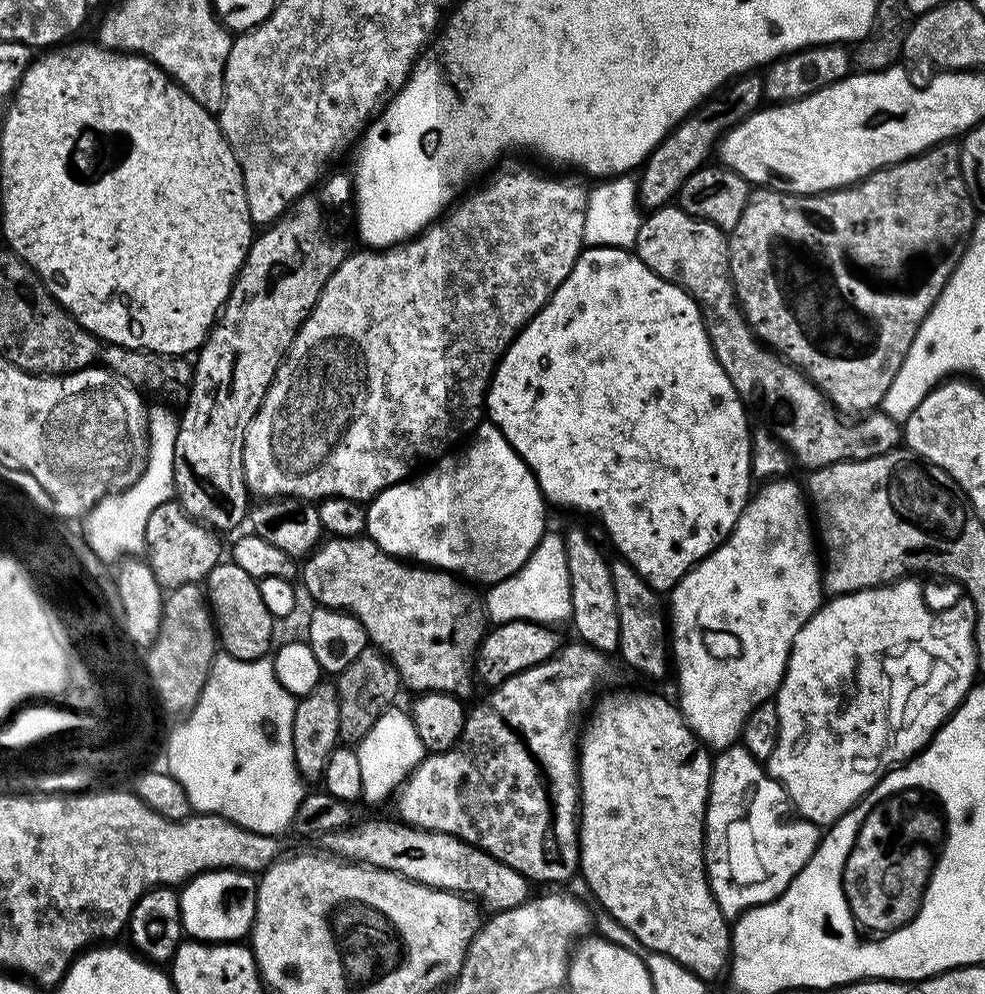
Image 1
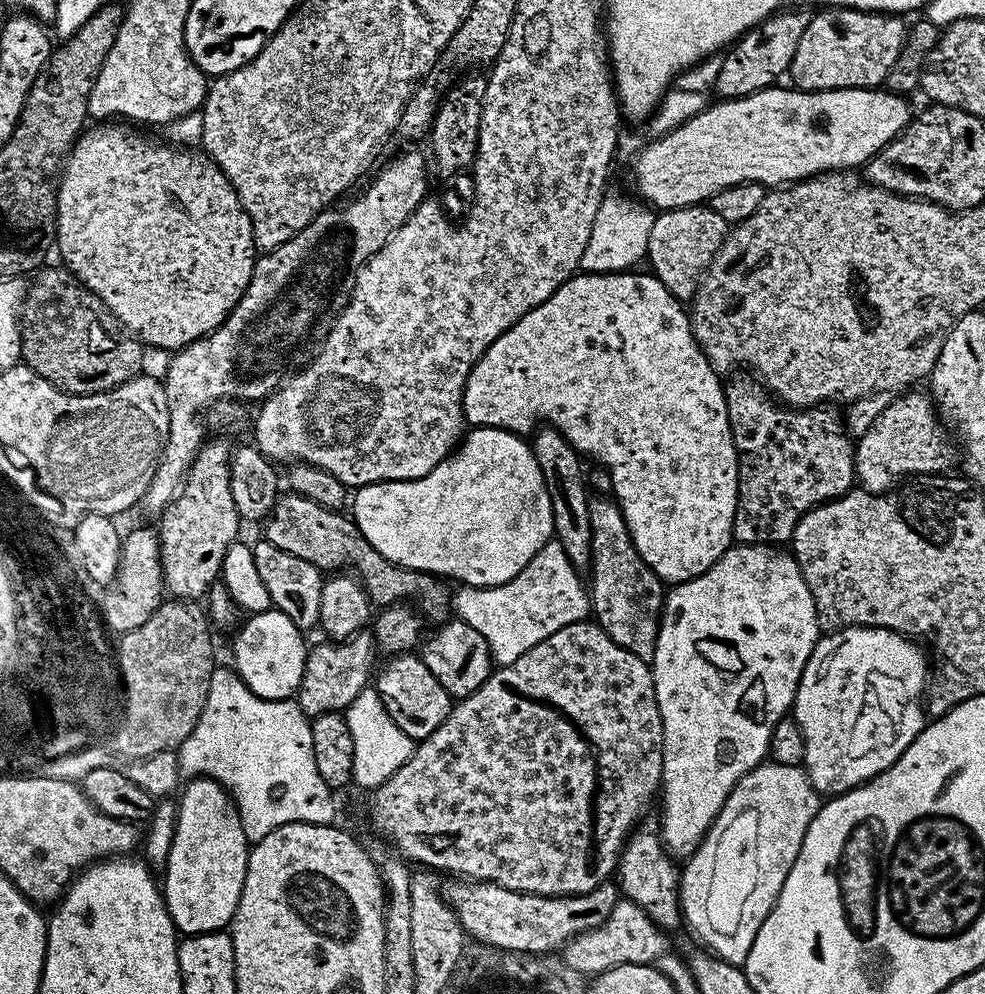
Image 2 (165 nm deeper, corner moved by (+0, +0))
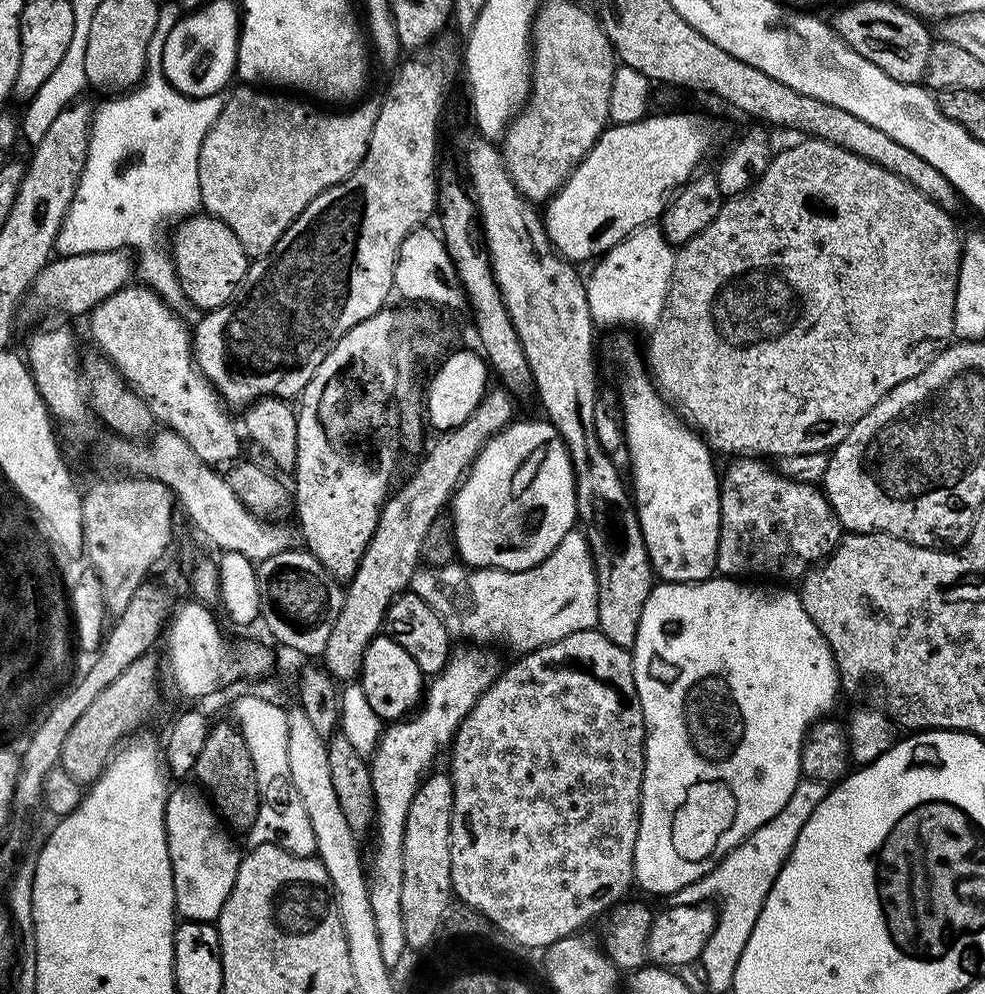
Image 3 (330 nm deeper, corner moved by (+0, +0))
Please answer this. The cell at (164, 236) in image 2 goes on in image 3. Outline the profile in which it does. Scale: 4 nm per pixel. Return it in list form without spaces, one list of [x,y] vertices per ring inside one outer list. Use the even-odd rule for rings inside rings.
[[[193,214],[181,219],[175,225],[176,233],[171,233],[170,255],[176,266],[182,290],[202,310],[221,308],[235,297],[244,283],[250,258],[244,253],[242,242],[220,220],[207,214]]]

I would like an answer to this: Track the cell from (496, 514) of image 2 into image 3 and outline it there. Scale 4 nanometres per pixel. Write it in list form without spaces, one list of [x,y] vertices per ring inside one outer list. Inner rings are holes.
[[[517,419],[491,436],[484,449],[476,455],[476,461],[468,469],[468,475],[460,481],[450,501],[456,550],[459,559],[469,569],[500,568],[503,572],[521,572],[532,568],[542,563],[577,523],[576,483],[568,451],[556,428],[547,419],[539,419]]]

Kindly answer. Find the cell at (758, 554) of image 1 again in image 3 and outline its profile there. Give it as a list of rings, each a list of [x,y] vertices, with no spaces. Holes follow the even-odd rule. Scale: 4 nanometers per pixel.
[[[717,575],[715,578],[700,580],[696,584],[655,585],[642,608],[642,622],[638,624],[638,638],[631,648],[632,665],[636,693],[642,706],[644,719],[644,773],[640,787],[640,825],[638,838],[634,842],[634,877],[648,892],[671,897],[695,880],[701,880],[711,868],[719,864],[727,852],[733,852],[742,841],[758,826],[770,822],[800,785],[800,755],[804,745],[804,735],[817,720],[827,717],[836,704],[838,693],[838,673],[836,660],[822,638],[818,626],[806,614],[799,595],[792,592],[767,592],[764,588],[751,588],[751,583],[740,578]]]

